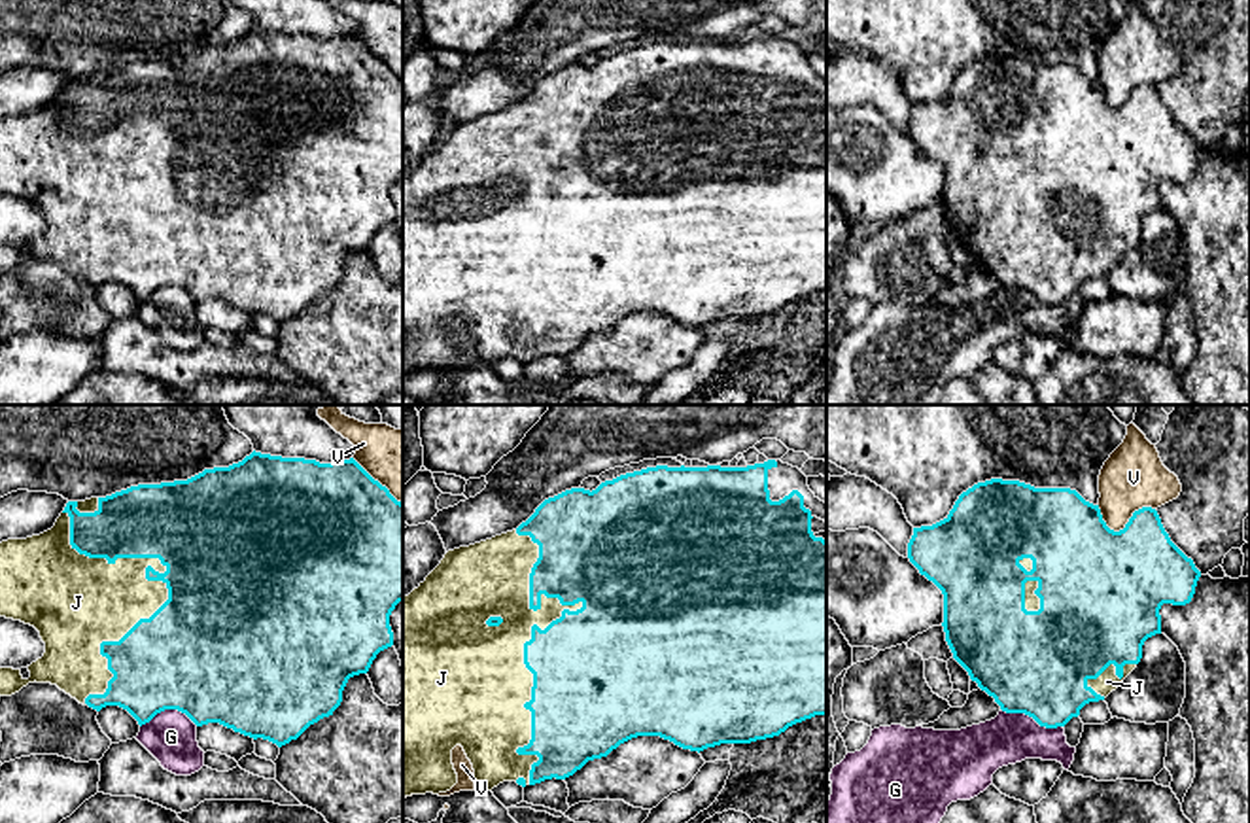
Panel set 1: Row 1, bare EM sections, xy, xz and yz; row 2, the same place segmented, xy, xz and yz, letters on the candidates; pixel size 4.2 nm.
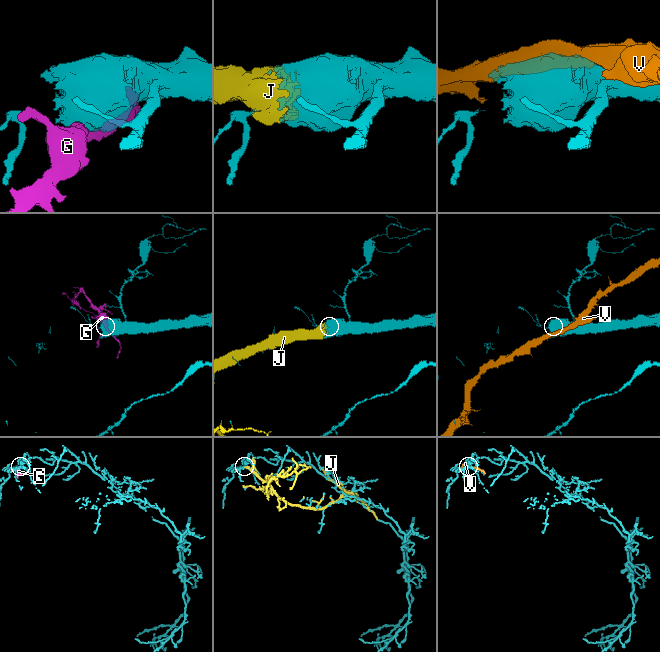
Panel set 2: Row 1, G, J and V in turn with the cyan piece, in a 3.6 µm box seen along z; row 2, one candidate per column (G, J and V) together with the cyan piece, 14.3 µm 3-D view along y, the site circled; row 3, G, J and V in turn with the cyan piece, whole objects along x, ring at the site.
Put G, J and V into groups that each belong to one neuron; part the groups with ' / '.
G / J / V

